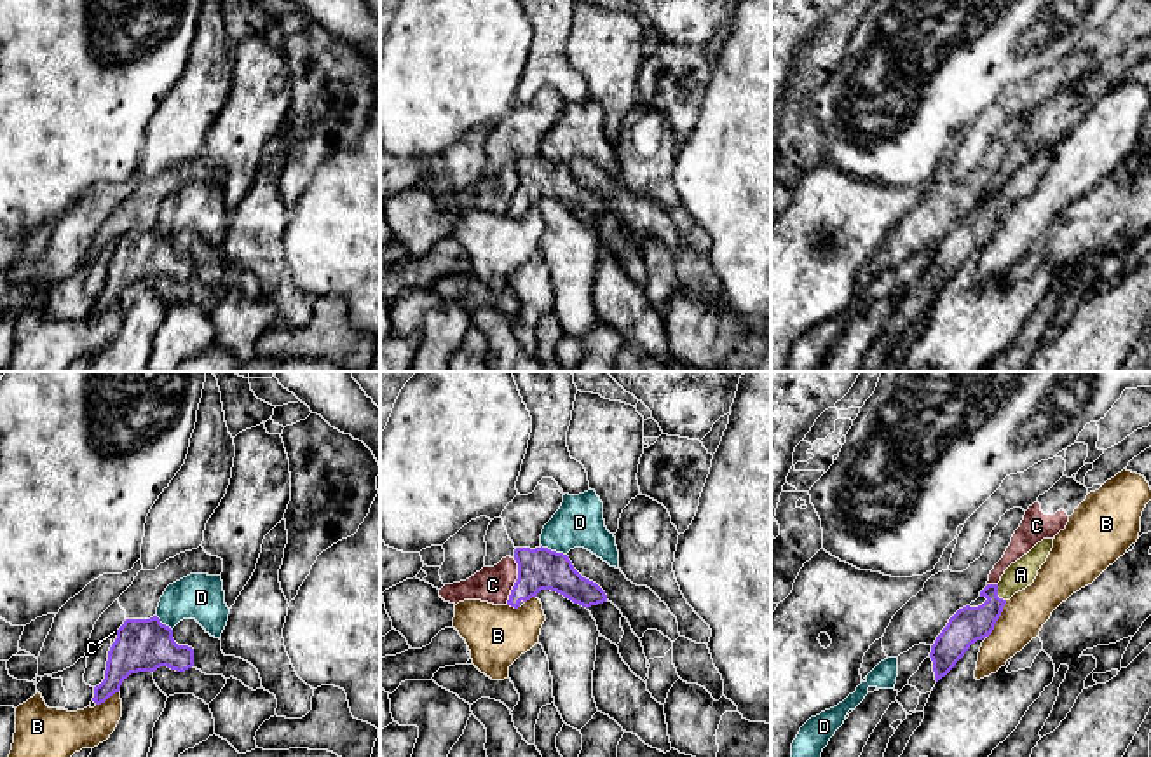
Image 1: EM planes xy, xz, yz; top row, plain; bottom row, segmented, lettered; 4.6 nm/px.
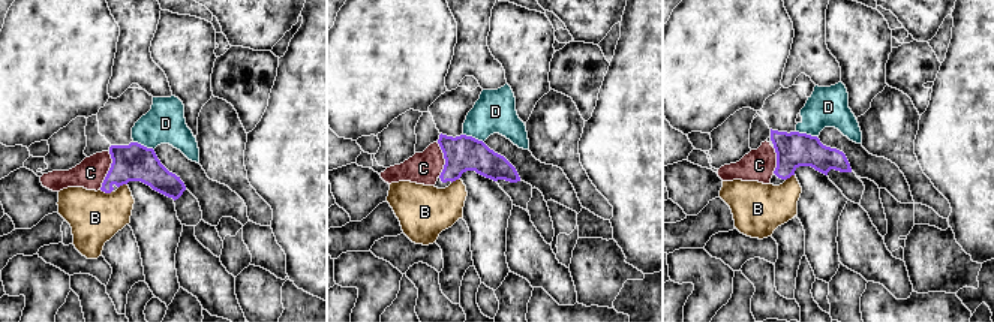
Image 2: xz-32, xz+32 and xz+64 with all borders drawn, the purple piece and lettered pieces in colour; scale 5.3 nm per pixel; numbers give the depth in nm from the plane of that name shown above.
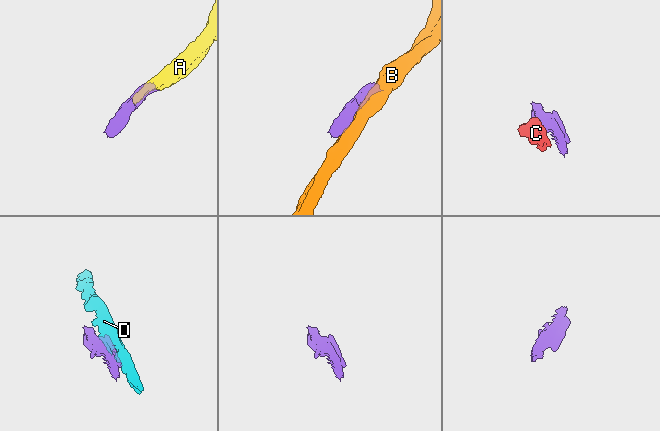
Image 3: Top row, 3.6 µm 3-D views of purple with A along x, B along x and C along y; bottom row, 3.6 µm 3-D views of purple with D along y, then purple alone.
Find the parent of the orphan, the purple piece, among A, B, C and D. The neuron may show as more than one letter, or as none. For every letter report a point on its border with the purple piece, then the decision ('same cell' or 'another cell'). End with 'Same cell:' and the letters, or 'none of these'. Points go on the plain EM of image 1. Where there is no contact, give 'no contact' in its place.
A: yz (996, 203) | same cell
B: yz (998, 227) | another cell
C: xz (517, 190) | another cell
D: xz (553, 161) | another cell
Same cell: A

